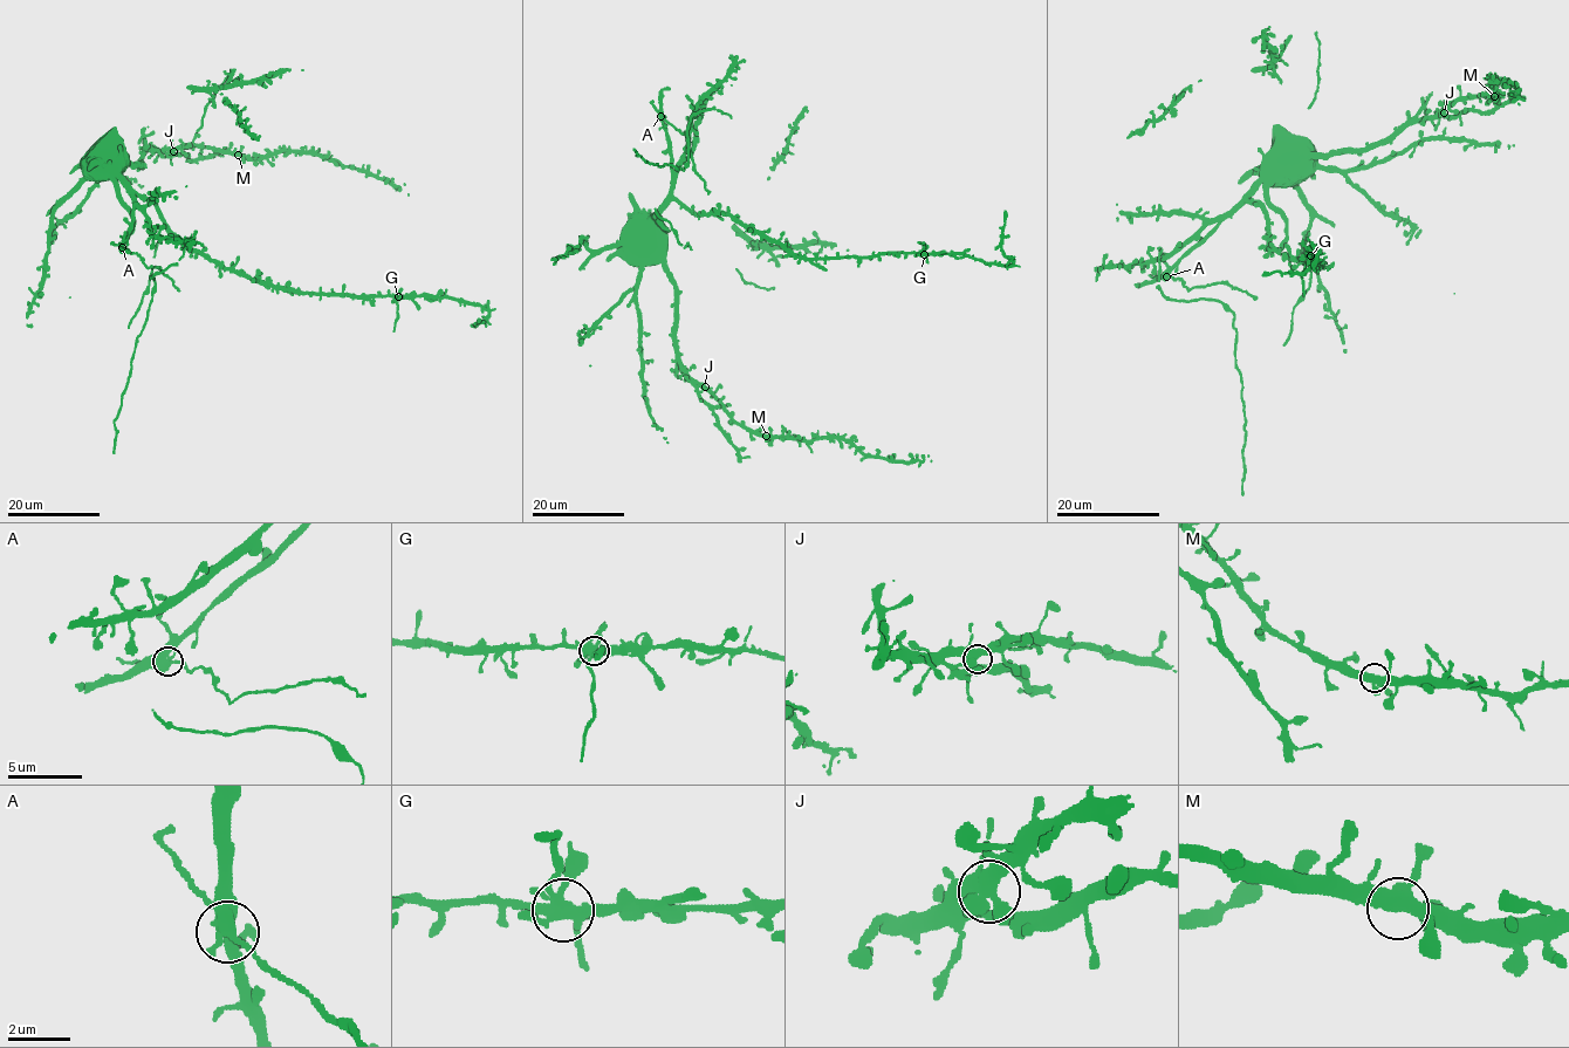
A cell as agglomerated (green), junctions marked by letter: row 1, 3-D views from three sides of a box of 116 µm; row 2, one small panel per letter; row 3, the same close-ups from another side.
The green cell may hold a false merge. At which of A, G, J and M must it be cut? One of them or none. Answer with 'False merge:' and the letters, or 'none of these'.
False merge: G

